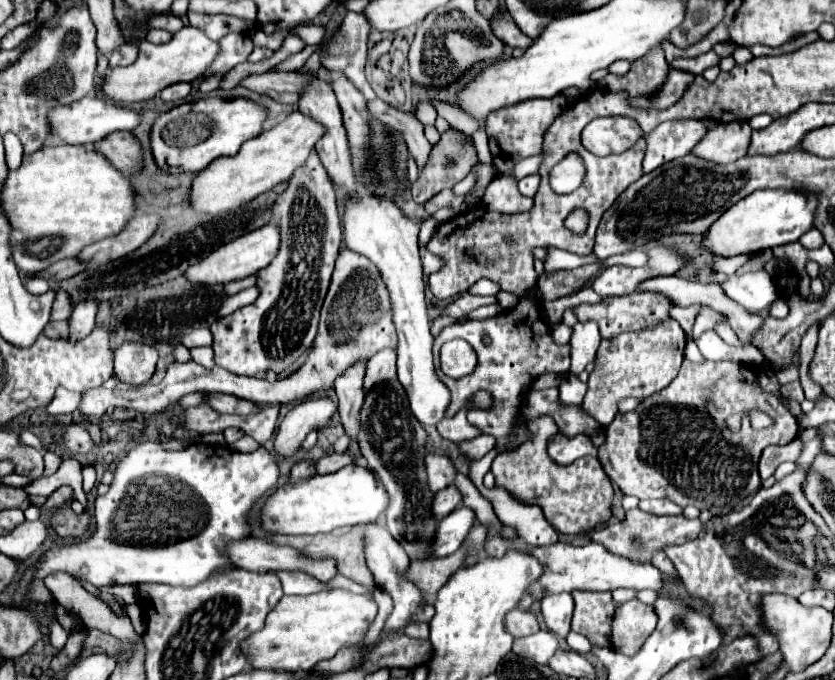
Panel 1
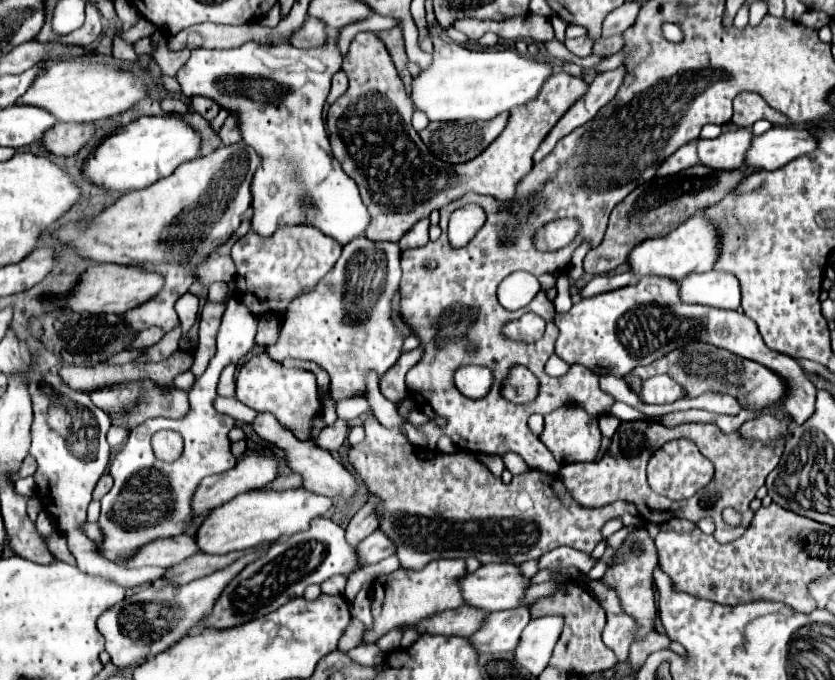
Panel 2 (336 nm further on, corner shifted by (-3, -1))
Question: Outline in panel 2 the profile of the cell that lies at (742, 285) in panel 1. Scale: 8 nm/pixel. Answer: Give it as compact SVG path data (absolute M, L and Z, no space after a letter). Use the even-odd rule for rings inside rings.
M724 271L692 273L680 281L680 299L684 303L694 303L694 305L738 309L740 283L732 273Z

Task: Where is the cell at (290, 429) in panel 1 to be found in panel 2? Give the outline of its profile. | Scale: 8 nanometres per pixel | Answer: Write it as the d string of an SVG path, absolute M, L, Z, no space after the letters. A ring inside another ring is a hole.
M246 455L242 457L236 467L232 467L230 471L222 473L222 475L212 475L212 477L206 477L202 479L202 483L198 485L198 491L194 493L194 503L192 503L192 511L194 511L194 517L200 517L200 515L208 515L210 509L234 499L236 495L240 493L246 493L250 489L260 489L264 487L266 483L270 483L276 475L278 475L278 461L274 455Z

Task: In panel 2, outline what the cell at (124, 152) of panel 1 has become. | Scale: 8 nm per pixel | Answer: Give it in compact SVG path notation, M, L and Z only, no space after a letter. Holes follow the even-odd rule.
M56 123L42 135L42 147L54 155L74 155L94 135L92 123Z

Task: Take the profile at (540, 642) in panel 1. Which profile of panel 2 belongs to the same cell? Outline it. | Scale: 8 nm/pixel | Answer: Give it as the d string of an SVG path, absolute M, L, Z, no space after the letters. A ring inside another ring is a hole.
M528 607L494 611L486 617L486 623L482 623L482 627L468 639L478 653L514 651L522 635L522 629L528 625L528 621Z

